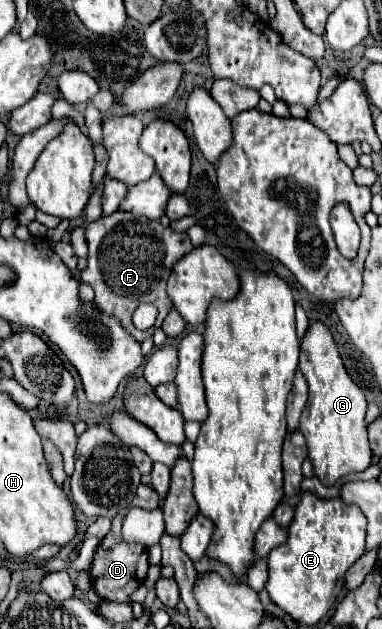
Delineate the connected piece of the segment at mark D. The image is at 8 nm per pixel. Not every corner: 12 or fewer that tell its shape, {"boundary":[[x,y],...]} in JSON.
{"boundary":[[113,518],[89,568],[105,602],[129,604],[149,560],[141,544],[121,540]]}

